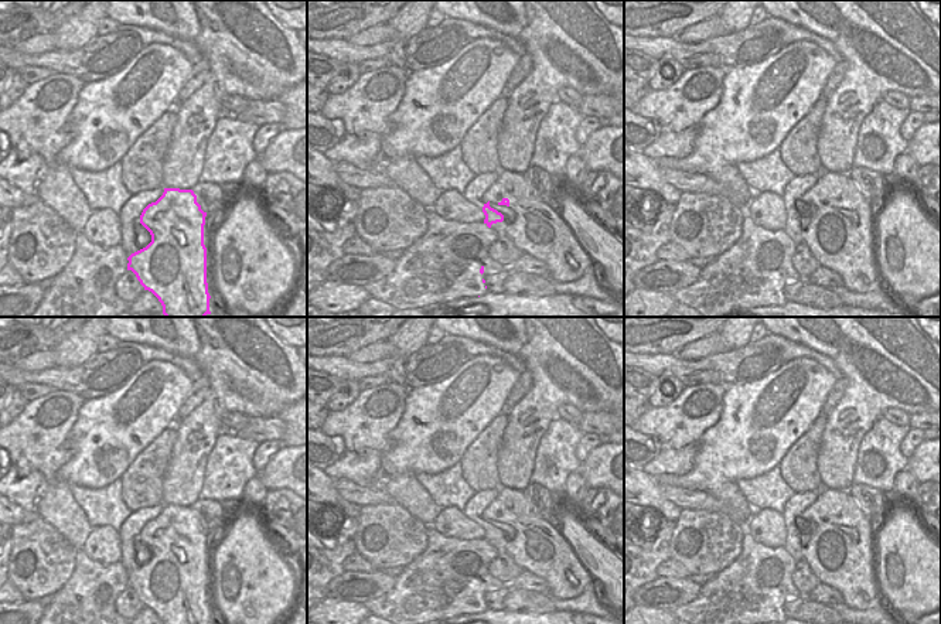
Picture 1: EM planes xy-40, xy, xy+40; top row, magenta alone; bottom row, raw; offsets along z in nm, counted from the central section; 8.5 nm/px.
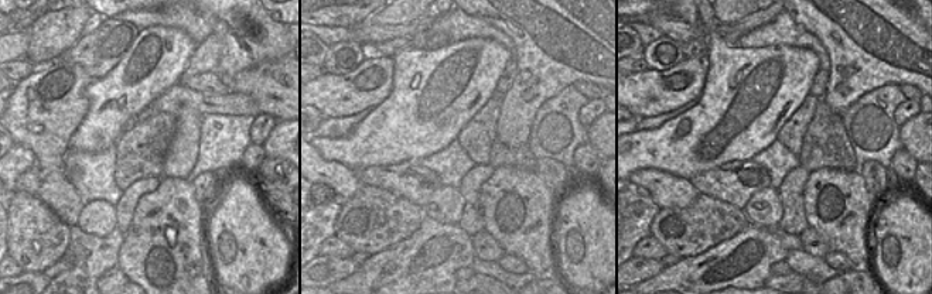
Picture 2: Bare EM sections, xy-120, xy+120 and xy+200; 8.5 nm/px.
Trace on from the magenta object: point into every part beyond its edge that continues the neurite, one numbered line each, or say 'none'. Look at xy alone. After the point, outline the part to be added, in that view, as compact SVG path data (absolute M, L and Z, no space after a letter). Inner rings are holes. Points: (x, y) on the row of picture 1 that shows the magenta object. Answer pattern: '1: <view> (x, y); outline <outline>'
1: xy (524, 237); outline M501 171L497 181L485 191L481 201L504 215L502 222L492 224L498 241L490 246L490 258L502 266L505 273L524 273L522 296L550 297L560 291L560 283L553 280L546 266L549 243L553 241L555 205L553 197L542 198L526 178L525 173Z

